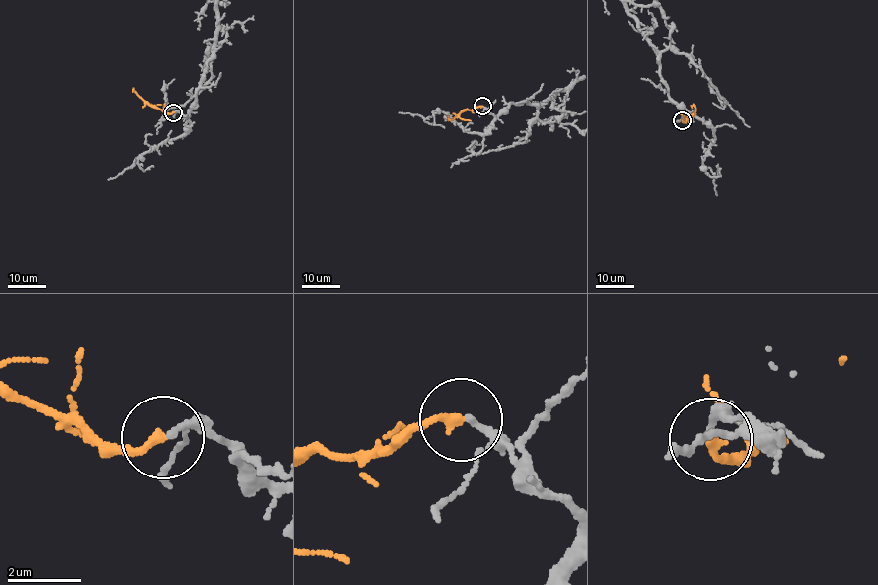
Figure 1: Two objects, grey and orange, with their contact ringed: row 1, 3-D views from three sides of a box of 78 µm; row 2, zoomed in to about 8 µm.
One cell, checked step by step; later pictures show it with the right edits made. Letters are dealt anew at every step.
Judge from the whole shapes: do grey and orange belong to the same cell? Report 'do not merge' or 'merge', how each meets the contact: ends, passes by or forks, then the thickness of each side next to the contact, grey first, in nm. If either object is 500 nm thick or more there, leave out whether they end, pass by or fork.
merge; grey passes by; orange ends; calibres 130 and 240 nm

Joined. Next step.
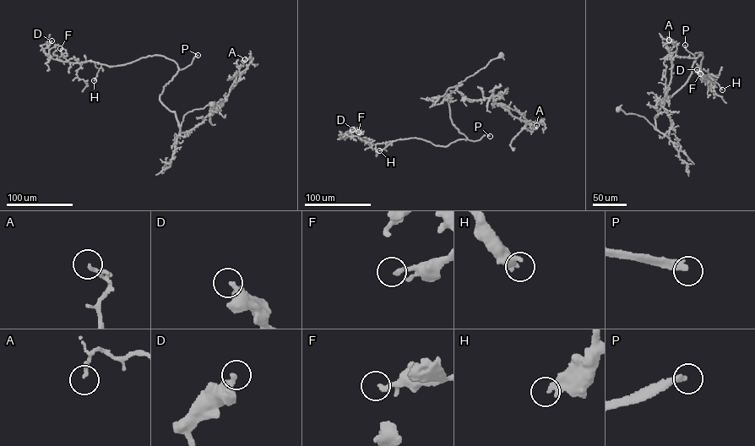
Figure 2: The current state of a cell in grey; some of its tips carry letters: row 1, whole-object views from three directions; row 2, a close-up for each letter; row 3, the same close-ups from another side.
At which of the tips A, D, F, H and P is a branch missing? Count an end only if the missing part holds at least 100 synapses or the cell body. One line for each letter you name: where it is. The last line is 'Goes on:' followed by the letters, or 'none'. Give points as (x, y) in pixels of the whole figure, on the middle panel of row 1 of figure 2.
P: place (490, 136)
Goes on: P

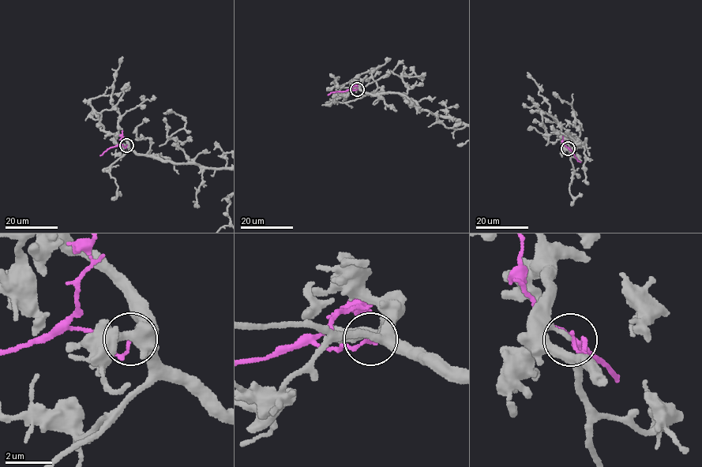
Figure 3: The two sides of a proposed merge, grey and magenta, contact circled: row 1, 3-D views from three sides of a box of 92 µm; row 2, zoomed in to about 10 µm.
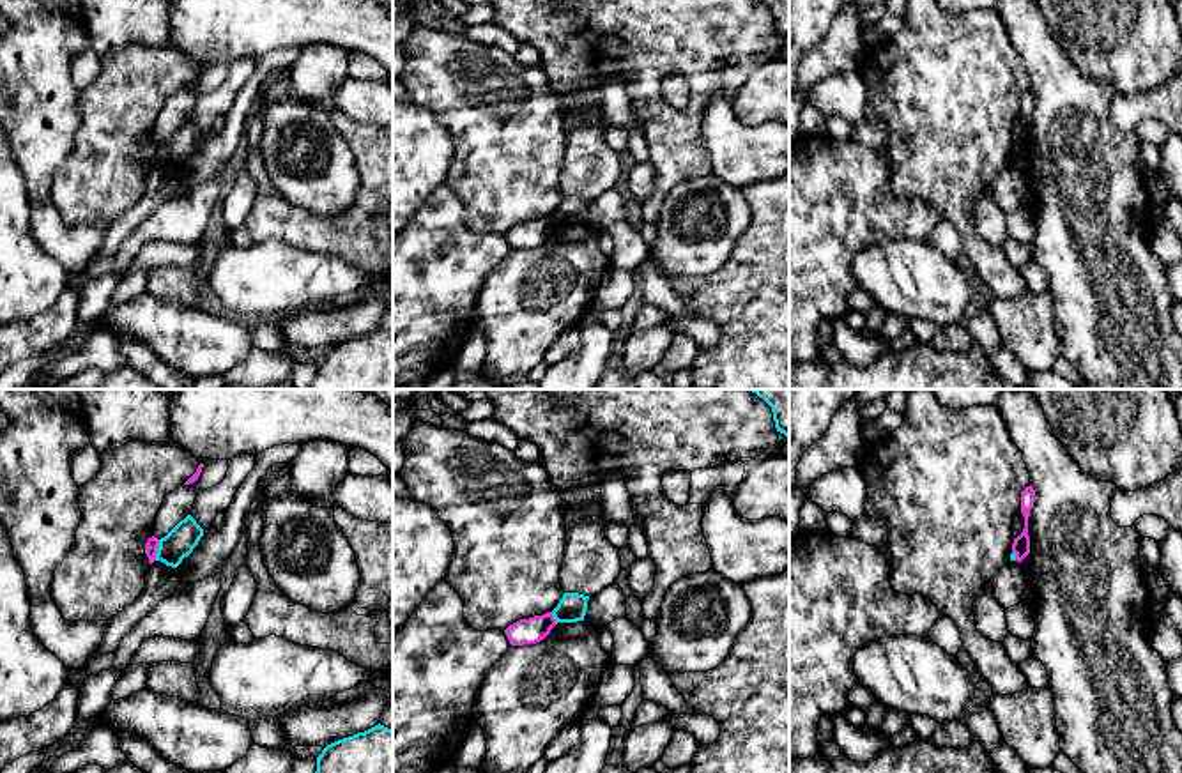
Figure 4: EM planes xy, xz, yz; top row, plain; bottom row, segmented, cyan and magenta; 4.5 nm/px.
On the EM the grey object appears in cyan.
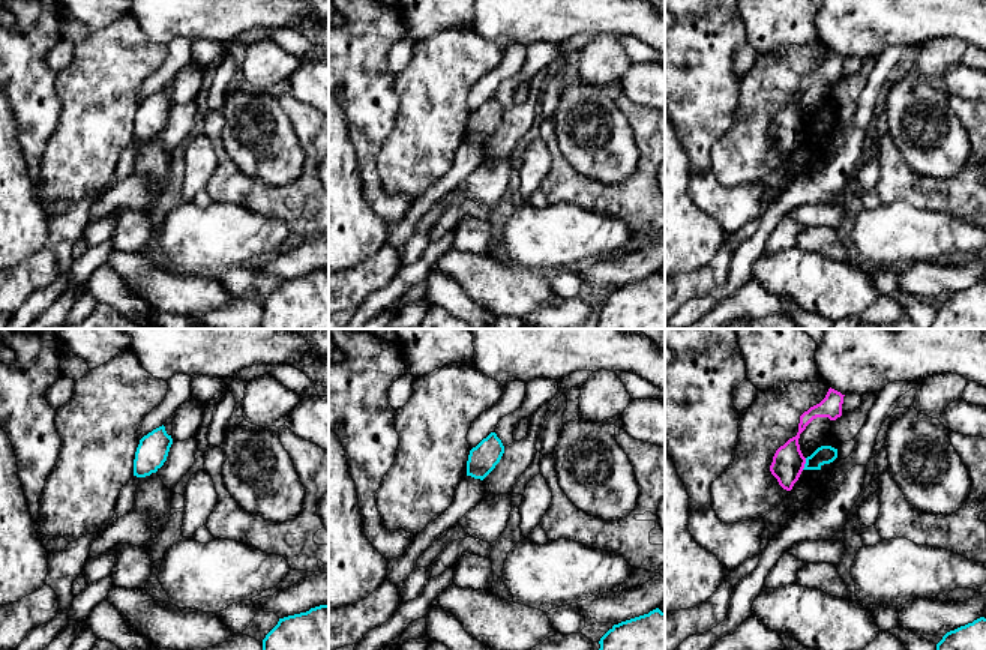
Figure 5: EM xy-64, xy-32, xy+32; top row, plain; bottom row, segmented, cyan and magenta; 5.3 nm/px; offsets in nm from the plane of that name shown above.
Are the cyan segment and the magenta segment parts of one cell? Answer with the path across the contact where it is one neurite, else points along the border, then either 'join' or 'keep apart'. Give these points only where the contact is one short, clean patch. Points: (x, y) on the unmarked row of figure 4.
border xy (160, 144), (154, 163); keep apart

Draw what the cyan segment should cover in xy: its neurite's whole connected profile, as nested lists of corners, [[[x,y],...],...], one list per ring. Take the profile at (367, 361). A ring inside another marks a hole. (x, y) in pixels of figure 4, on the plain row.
[[[379,327],[327,348],[311,389],[393,389],[393,334]]]

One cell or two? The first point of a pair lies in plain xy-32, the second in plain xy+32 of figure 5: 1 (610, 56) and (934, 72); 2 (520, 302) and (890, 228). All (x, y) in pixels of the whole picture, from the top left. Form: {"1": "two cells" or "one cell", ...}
{"1": "one cell", "2": "two cells"}

